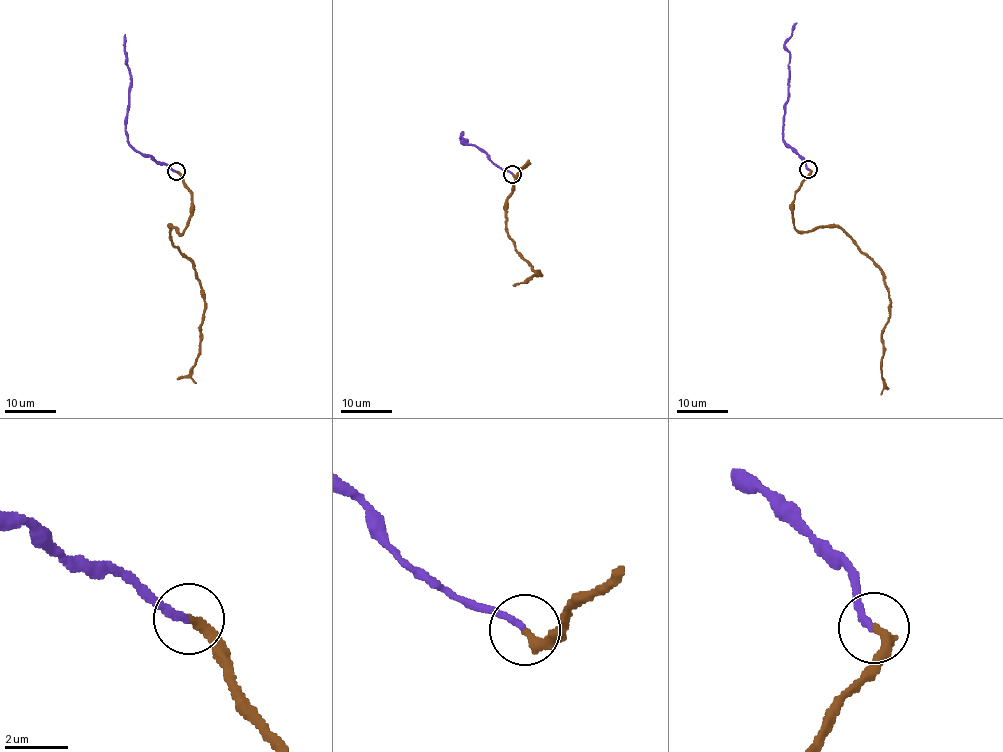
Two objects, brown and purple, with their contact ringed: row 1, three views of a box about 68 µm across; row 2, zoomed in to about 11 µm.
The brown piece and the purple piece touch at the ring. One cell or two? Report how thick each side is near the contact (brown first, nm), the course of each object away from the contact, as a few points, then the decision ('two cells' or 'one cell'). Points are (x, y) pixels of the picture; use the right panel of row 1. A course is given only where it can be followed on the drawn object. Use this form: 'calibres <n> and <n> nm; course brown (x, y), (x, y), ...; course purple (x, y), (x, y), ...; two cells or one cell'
calibres 320 and 220 nm; course brown (809, 169), (796, 192), (793, 226), (801, 232), (839, 226), (881, 271), (890, 299), (881, 369), (887, 389); course purple (809, 169), (783, 140), (789, 61), (784, 43), (792, 35), (792, 26), (796, 22); one cell

